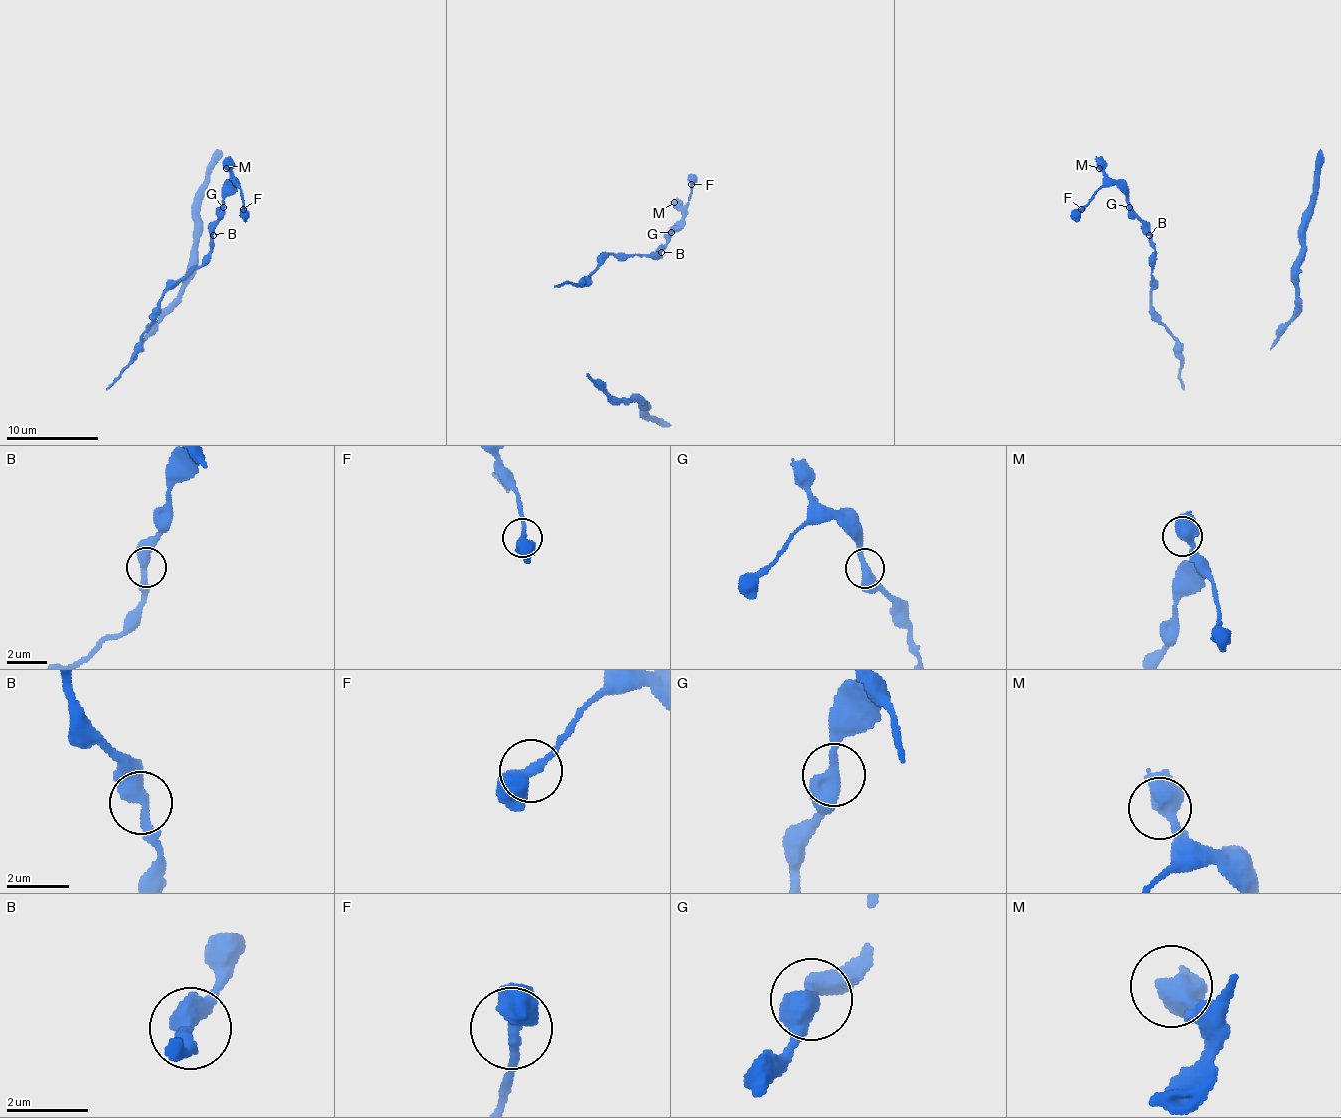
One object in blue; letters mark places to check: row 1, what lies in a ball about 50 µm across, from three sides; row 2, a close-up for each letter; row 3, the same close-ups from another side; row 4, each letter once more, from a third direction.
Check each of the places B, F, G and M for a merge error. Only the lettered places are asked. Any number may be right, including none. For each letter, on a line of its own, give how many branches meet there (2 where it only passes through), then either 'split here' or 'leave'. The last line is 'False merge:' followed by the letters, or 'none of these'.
B: 2 | leave
F: 2 | leave
G: 2 | leave
M: 3 | leave
False merge: none of these

